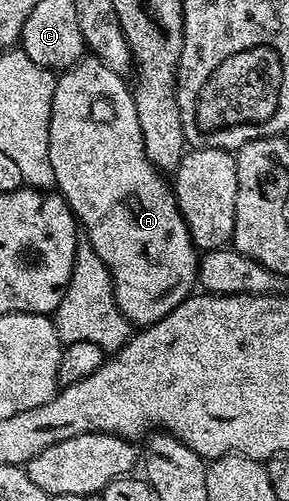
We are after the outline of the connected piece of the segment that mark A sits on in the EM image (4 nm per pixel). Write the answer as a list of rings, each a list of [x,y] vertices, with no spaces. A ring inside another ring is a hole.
[[[95,57],[79,59],[67,68],[57,78],[54,89],[48,148],[55,190],[68,202],[82,228],[83,238],[105,262],[113,281],[118,309],[133,324],[147,325],[166,317],[166,313],[193,294],[198,283],[196,271],[200,268],[200,255],[176,204],[173,184],[169,180],[167,183],[160,168],[146,157],[142,128],[138,126],[138,109],[132,100],[129,84],[124,82],[125,76],[114,73],[114,69]]]

